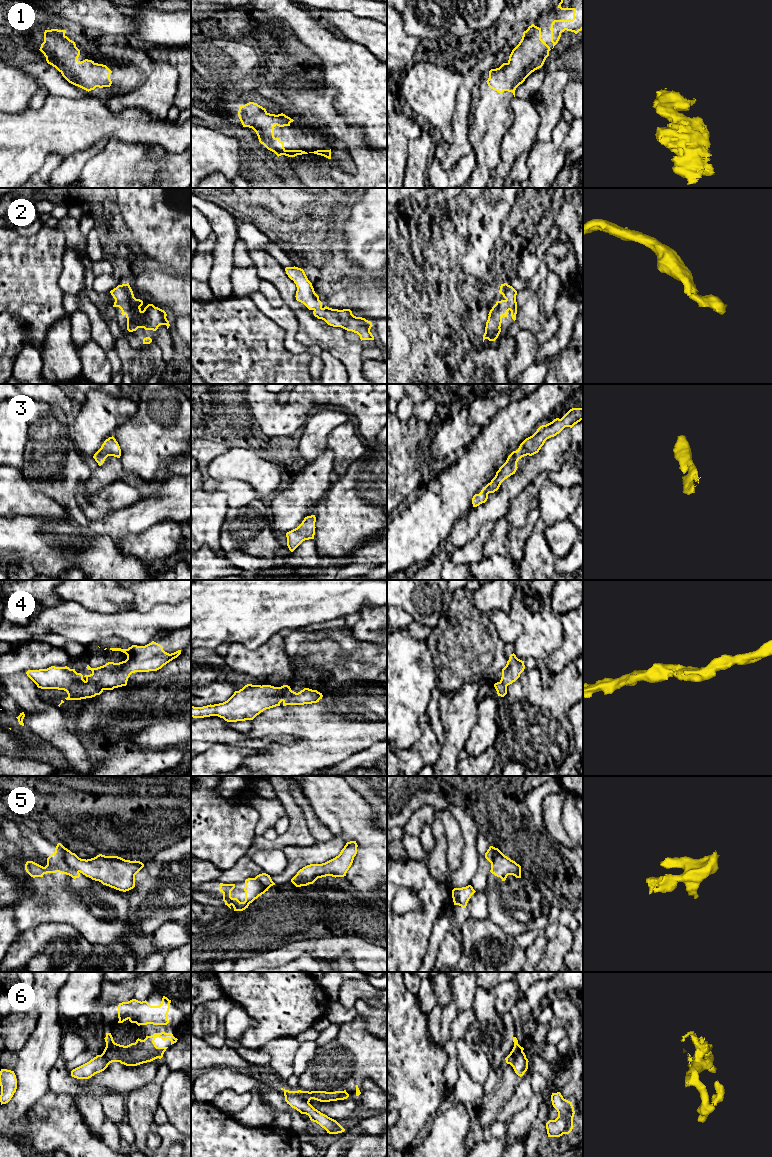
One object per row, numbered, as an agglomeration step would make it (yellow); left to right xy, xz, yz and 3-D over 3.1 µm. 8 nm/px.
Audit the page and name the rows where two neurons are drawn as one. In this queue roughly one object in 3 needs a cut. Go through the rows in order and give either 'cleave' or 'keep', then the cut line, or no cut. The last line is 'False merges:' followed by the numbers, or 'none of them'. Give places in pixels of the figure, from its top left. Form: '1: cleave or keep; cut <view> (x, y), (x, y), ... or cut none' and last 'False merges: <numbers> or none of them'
1: keep; cut none
2: keep; cut none
3: keep; cut none
4: keep; cut none
5: cleave; cut xy (57, 845), (62, 851), (64, 860), (78, 872)
6: cleave; cut xz (296, 1091), (308, 1102)
False merges: 5, 6

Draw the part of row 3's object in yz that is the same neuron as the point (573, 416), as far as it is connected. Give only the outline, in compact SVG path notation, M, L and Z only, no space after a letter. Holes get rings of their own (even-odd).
M572 408L561 419L556 418L552 422L540 426L532 436L526 438L519 448L508 456L506 462L499 468L491 482L483 487L479 494L473 496L473 507L485 503L489 493L497 491L505 479L515 474L519 459L538 453L547 439L556 436L565 427L572 428L581 420L583 420L583 408Z

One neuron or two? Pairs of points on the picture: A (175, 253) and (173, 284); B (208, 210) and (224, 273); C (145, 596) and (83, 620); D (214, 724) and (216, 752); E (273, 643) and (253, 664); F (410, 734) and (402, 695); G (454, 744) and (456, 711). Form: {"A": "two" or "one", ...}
{"A": "two", "B": "one", "C": "two", "D": "two", "E": "one", "F": "one", "G": "one"}

